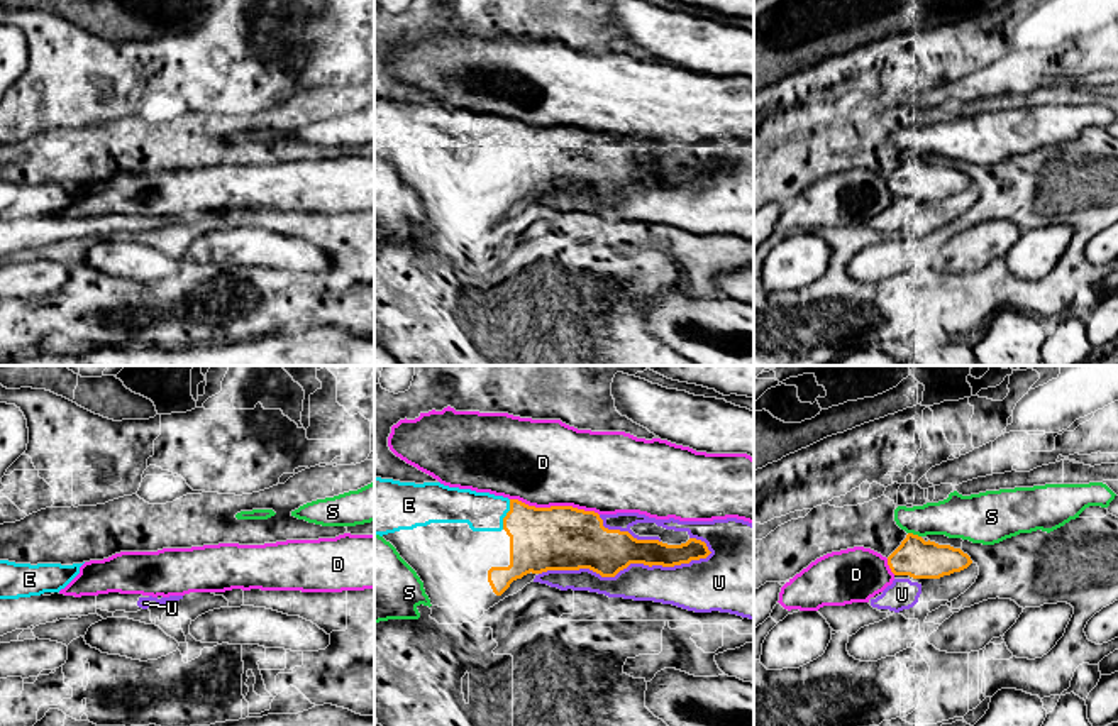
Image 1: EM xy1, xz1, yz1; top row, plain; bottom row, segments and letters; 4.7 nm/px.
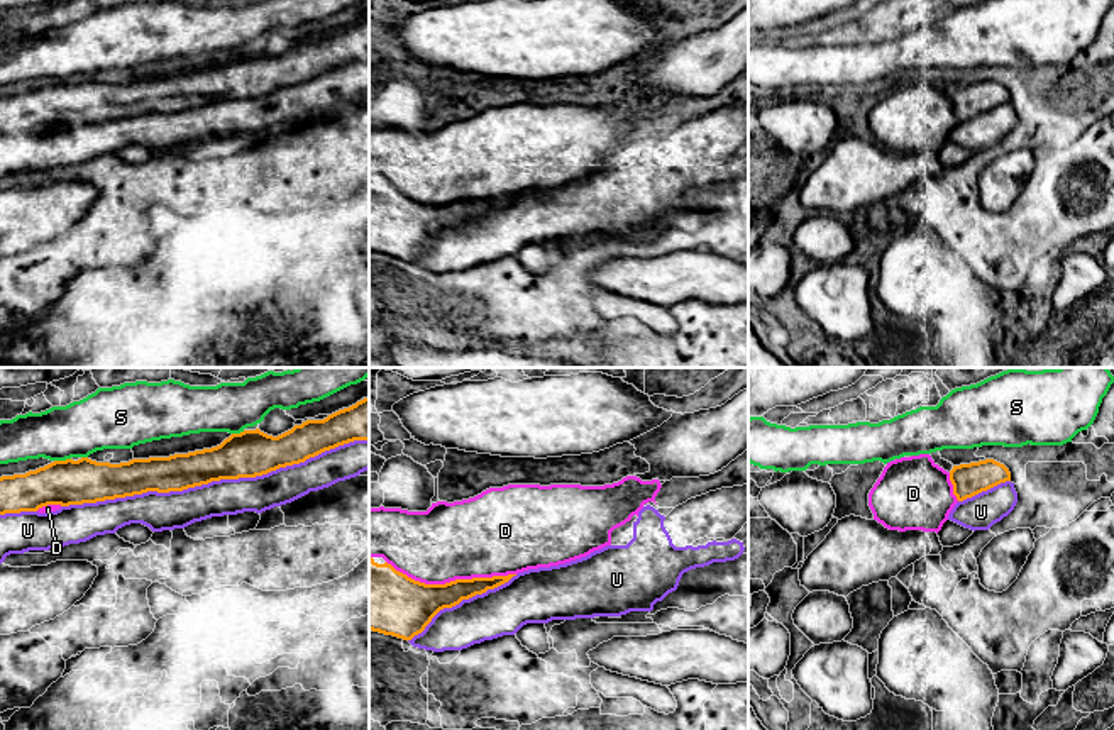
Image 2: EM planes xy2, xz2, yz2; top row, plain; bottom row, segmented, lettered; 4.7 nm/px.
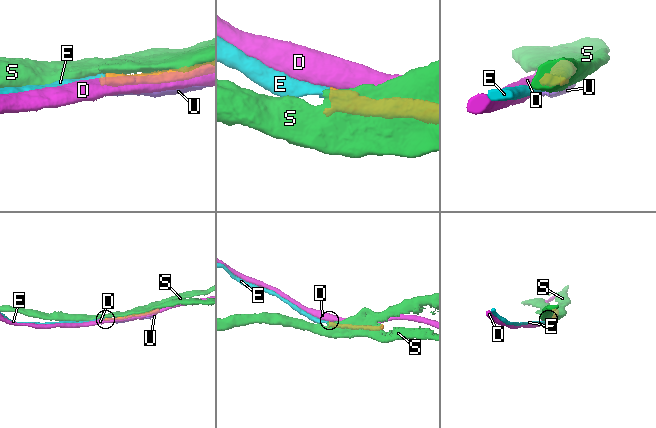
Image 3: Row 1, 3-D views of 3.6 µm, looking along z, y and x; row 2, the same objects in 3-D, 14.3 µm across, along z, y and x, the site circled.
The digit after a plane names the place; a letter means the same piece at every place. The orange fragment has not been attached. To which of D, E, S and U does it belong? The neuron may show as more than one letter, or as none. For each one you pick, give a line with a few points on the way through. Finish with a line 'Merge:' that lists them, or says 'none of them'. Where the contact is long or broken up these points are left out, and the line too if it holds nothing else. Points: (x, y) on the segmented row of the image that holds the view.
Merge: E

